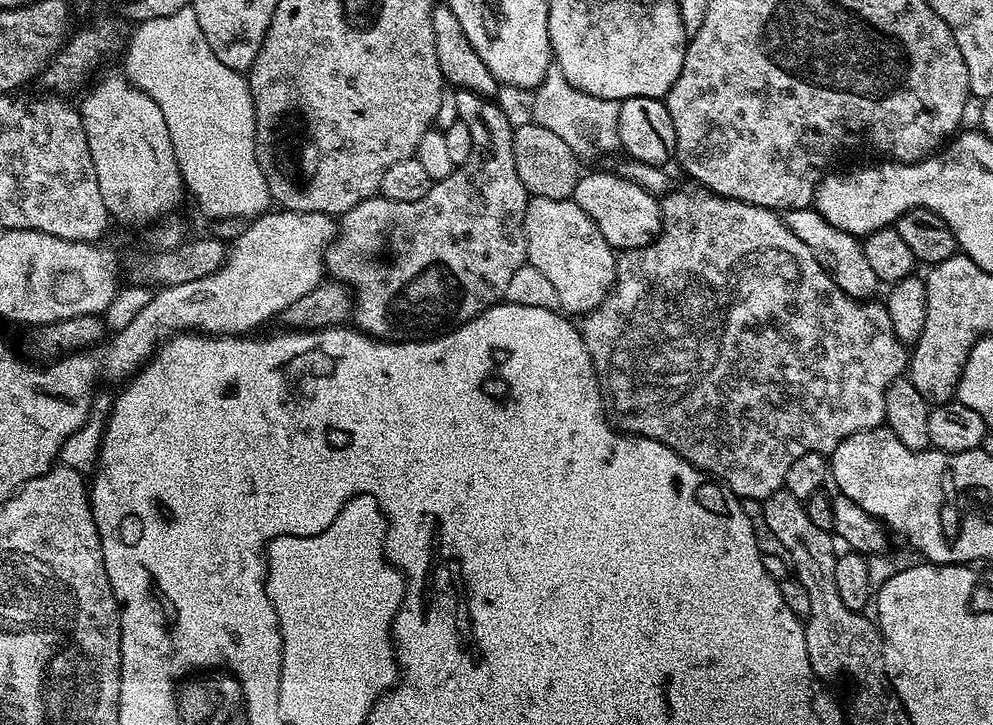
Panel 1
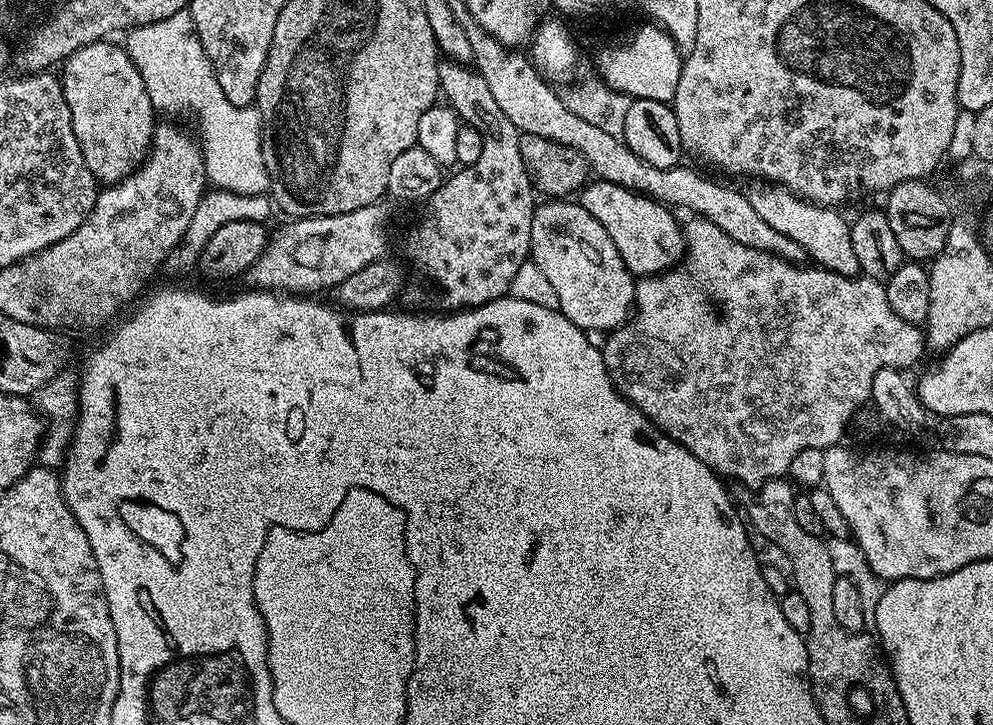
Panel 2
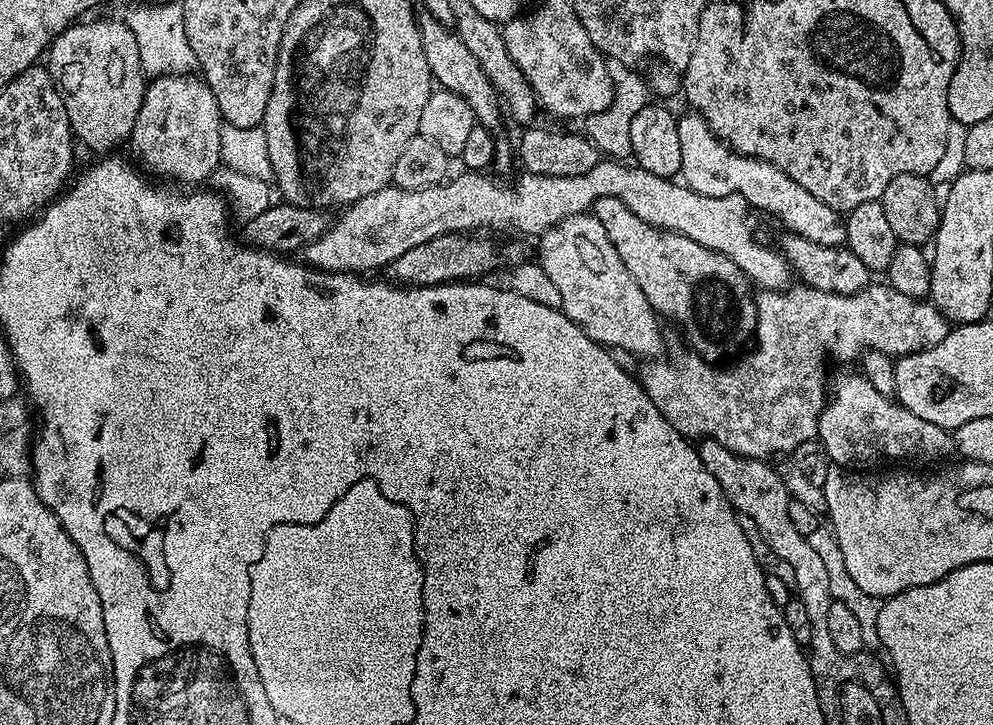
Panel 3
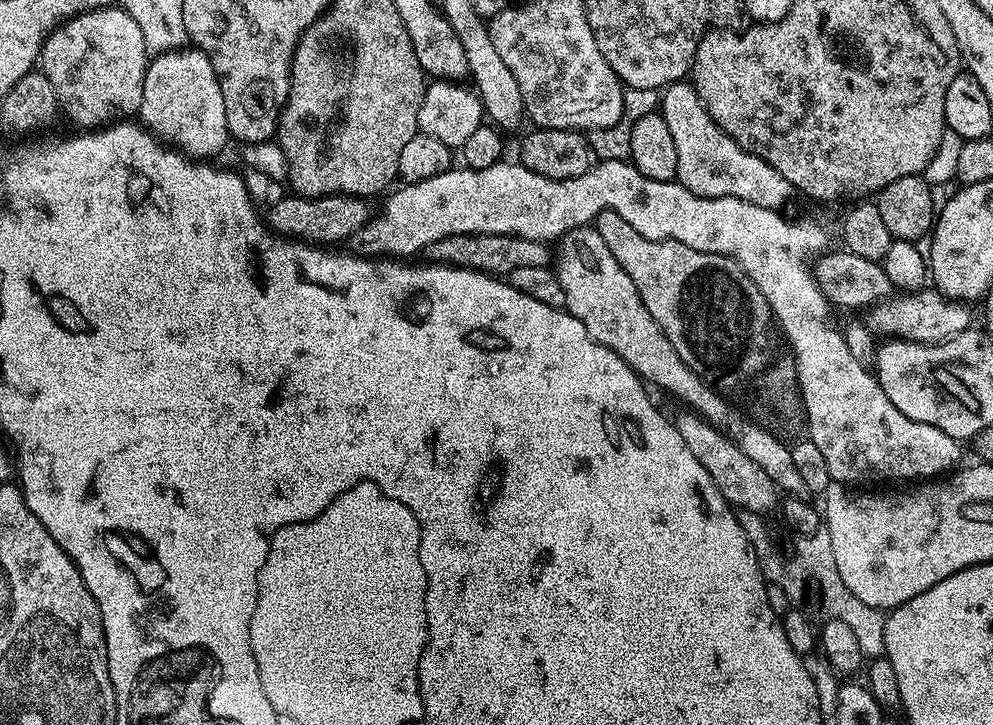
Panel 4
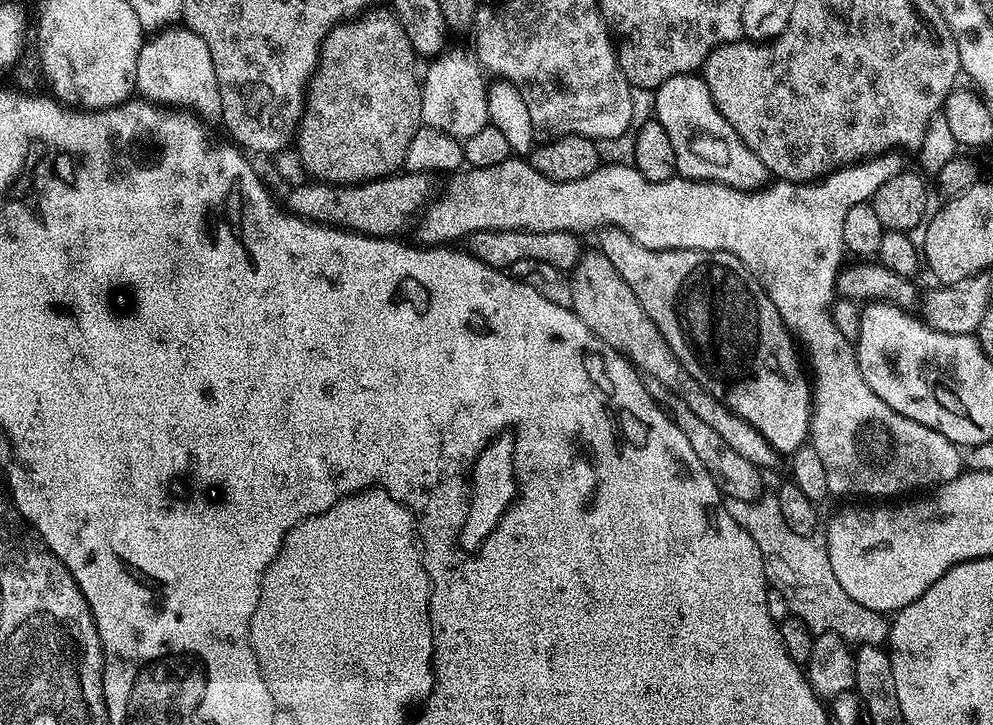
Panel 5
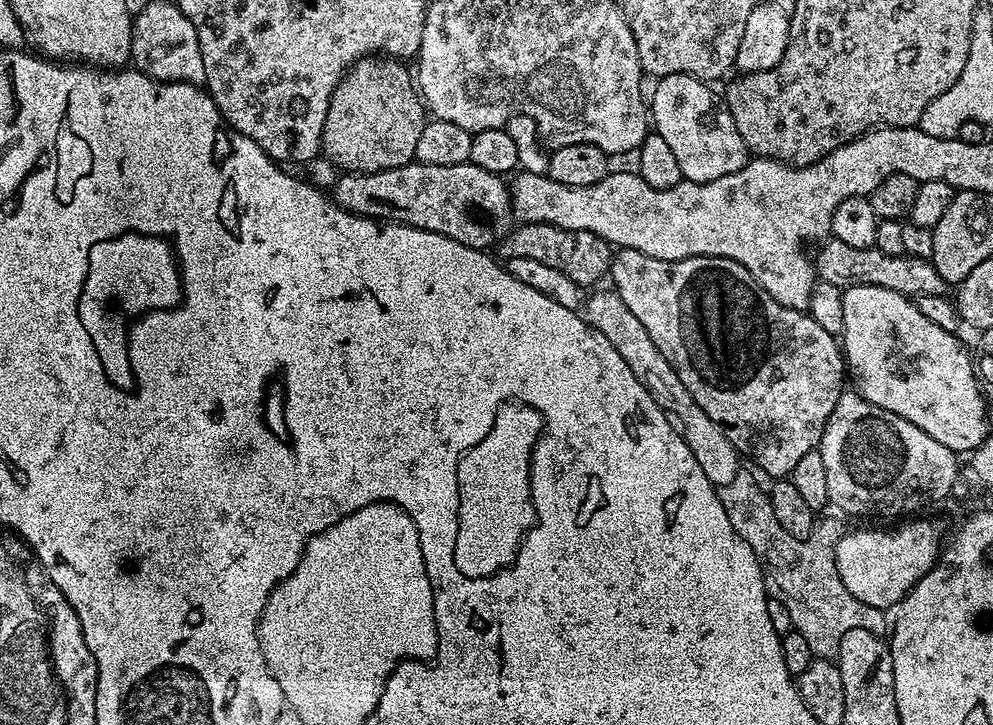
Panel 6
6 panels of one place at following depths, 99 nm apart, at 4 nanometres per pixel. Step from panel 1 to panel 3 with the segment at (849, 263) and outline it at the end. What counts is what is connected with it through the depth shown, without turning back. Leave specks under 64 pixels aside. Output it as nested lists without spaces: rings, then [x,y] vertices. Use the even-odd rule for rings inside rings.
[[[681,115],[676,121],[678,143],[682,149],[680,176],[684,187],[710,198],[739,198],[749,209],[757,208],[768,216],[777,216],[781,229],[798,234],[802,238],[810,238],[810,242],[818,242],[818,246],[838,248],[845,243],[845,217],[841,213],[826,206],[826,202],[814,198],[810,190],[798,186],[798,182],[778,170],[778,166],[733,152],[708,129],[708,124],[701,116],[687,115]]]

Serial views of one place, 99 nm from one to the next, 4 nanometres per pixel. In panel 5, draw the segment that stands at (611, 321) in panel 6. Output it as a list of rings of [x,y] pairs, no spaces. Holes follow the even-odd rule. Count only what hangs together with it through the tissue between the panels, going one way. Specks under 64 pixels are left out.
[[[649,379],[647,386],[649,394],[656,399],[656,403],[666,409],[668,415],[678,426],[678,430],[682,430],[682,434],[686,434],[686,439],[690,441],[690,447],[694,450],[694,454],[698,454],[702,466],[706,466],[706,470],[714,478],[721,493],[725,497],[759,500],[765,491],[764,480],[760,477],[763,476],[761,469],[746,462],[746,458],[742,458],[742,454],[730,450],[730,446],[726,446],[726,442],[722,442],[722,438],[718,438],[717,432],[711,426],[706,426],[706,422],[702,422],[702,418],[698,418],[698,414],[694,414],[694,410],[690,410],[690,406],[686,406],[686,402],[682,402],[682,398],[678,398],[673,392],[668,391],[666,386],[662,386],[662,382]]]

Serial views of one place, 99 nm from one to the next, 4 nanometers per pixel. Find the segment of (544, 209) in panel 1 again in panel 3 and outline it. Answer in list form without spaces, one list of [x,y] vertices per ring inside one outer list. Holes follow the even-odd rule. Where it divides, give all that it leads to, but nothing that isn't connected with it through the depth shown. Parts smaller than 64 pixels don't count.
[[[581,214],[566,218],[552,228],[547,228],[538,238],[538,244],[540,244],[538,262],[554,282],[558,295],[562,297],[560,311],[568,319],[573,320],[595,344],[602,344],[609,350],[621,348],[632,356],[644,356],[640,358],[660,358],[665,355],[664,336],[660,333],[661,321],[650,306],[650,302],[646,302],[646,294],[638,290],[638,282],[630,278],[630,270],[622,266],[618,250],[614,250],[610,238],[606,238],[606,230],[596,216]]]

